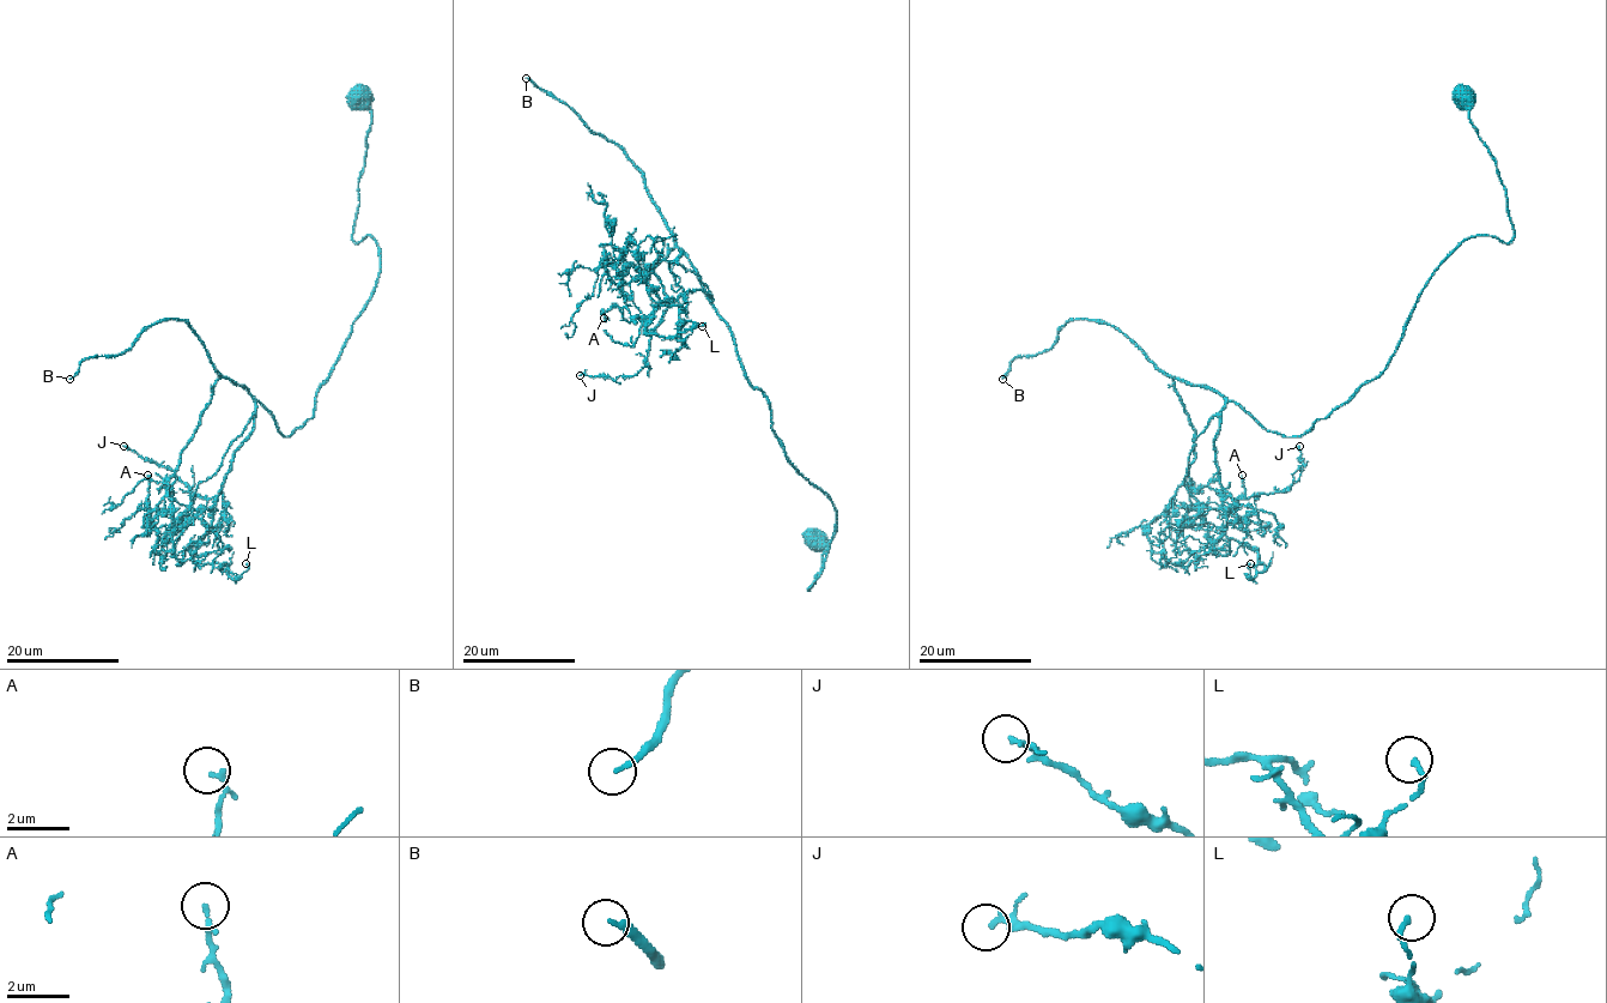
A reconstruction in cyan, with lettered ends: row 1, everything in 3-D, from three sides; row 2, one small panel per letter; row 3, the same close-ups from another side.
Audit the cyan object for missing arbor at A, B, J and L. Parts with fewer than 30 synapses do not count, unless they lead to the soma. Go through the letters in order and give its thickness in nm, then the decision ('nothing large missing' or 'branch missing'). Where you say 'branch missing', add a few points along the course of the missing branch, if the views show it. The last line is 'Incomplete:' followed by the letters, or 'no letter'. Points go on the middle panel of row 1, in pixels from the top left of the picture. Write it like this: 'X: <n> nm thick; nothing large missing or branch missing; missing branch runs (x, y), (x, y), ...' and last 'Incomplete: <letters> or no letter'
A: 150 nm thick; nothing large missing
B: 180 nm thick; branch missing
J: 140 nm thick; nothing large missing
L: 150 nm thick; nothing large missing
Incomplete: B

